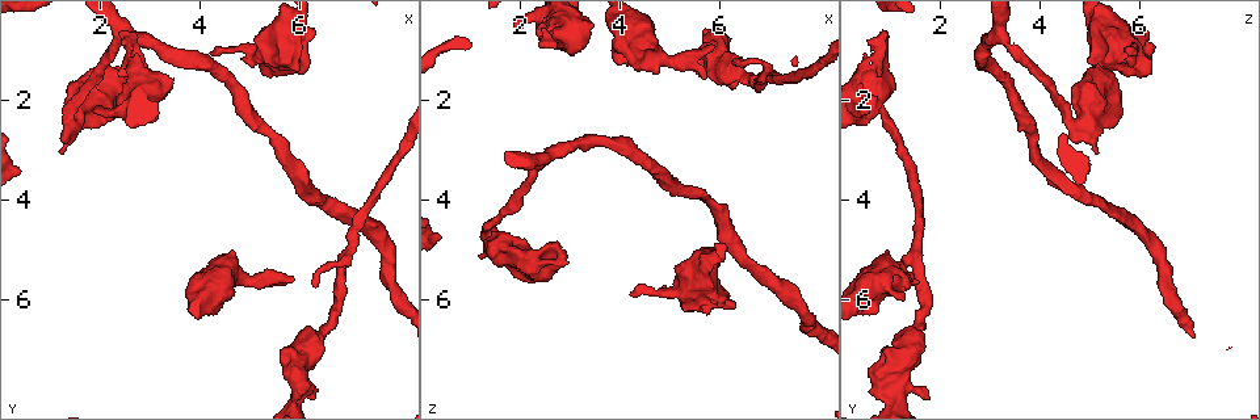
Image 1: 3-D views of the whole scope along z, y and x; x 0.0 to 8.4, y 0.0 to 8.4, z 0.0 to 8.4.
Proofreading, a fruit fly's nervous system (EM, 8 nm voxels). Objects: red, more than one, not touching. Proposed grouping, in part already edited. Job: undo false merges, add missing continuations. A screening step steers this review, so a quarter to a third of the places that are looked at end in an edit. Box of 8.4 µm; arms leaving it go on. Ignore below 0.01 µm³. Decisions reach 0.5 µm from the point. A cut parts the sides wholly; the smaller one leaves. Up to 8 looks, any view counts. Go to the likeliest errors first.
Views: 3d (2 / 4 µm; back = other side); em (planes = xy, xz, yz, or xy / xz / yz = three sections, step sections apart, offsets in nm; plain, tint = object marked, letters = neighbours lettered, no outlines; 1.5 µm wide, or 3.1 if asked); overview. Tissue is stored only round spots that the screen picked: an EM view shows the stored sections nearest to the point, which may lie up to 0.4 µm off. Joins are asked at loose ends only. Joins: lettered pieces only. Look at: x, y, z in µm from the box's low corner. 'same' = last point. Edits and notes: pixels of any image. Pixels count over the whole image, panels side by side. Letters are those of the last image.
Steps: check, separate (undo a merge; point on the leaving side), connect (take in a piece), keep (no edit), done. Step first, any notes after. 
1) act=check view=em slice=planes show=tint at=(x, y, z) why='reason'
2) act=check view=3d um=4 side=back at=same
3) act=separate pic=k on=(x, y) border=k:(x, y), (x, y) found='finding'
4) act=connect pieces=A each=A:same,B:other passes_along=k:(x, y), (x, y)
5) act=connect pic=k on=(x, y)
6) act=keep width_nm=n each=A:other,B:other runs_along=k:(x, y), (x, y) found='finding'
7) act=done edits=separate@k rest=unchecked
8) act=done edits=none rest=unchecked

act=check view=3d um=2 side=back at=(4.25, 1.05, 5.95) why='an open end'

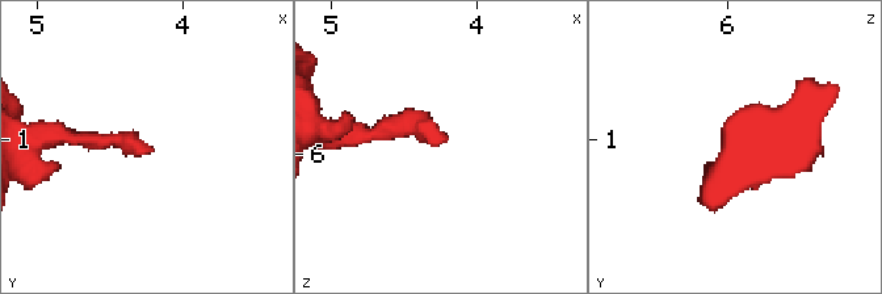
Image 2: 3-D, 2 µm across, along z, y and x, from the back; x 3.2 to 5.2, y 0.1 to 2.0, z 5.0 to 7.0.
act=check view=em slice=planes show=letters at=(4.24, 1.10, 5.94)

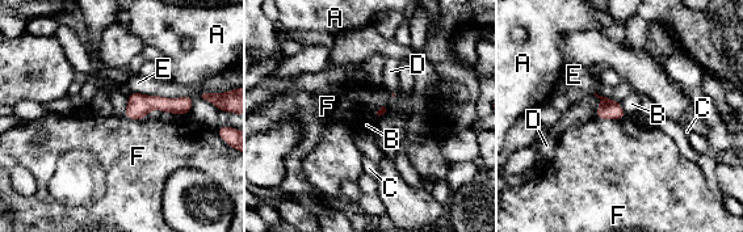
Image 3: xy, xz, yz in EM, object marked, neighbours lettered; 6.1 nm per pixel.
act=keep each=A:other,B:other,C:other,D:other,E:other,F:other border=3:(595, 117), (605, 119), (625, 118) found='no lettered piece goes on from it'

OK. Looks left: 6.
act=check view=em slice=planes show=letters at=(4.05, 5.95, 1.30) why='an open end'

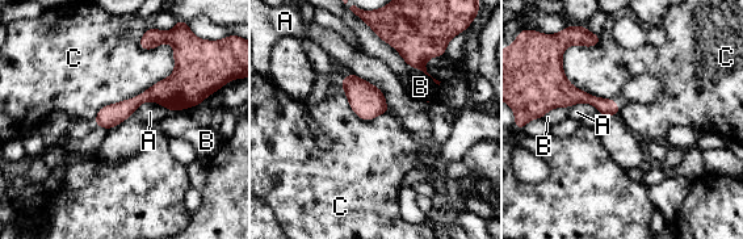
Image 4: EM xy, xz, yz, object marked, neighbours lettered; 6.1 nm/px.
act=keep width_nm=110 longest_contact=C:700nm each=A:other,B:other,C:other found='no lettered piece goes on from it'

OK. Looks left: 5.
act=check view=3d um=2 at=(2.55, 1.75, 5.40) why='sharp bend'

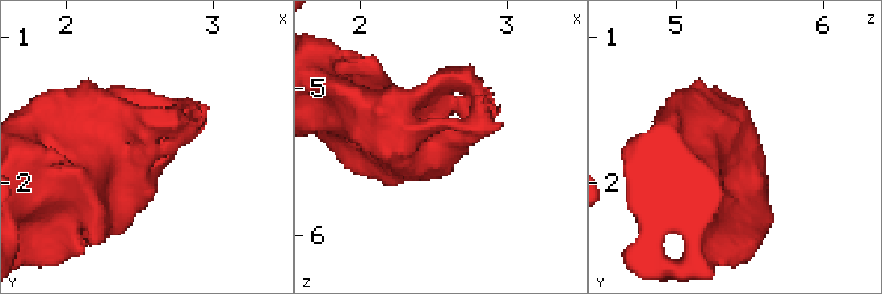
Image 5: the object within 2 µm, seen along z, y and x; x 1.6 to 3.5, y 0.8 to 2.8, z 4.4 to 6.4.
act=check view=em slice=planes show=letters at=(2.58, 1.78, 5.42) why='need the tissue'

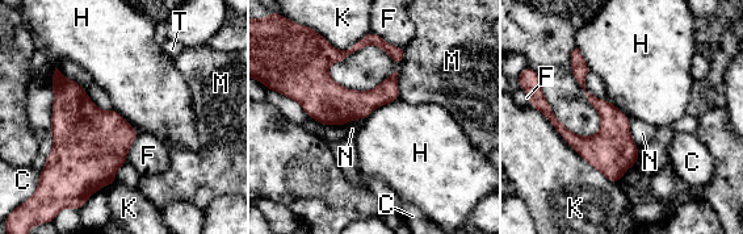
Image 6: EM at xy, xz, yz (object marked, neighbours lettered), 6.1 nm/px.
act=keep each=C:other,F:other,H:other,K:other,M:other,N:other,T:other runs_along=6:(532, 95), (578, 143), (632, 162) found='one cell here'

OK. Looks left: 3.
act=done edits=none rest=unchecked

